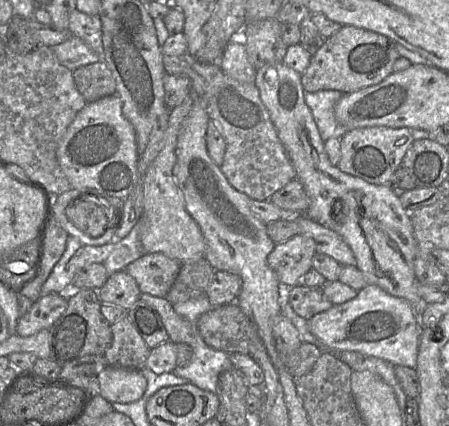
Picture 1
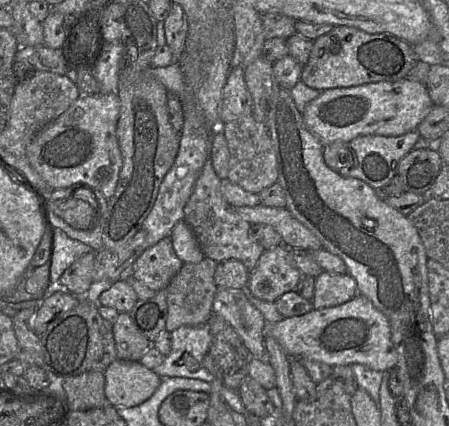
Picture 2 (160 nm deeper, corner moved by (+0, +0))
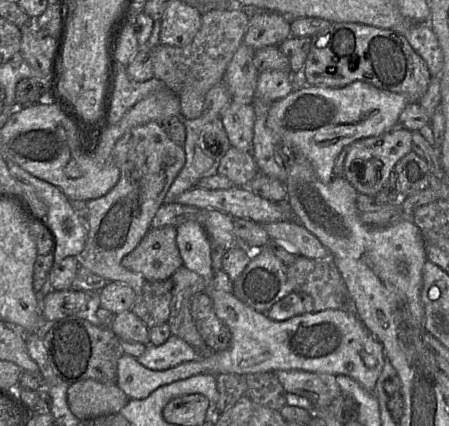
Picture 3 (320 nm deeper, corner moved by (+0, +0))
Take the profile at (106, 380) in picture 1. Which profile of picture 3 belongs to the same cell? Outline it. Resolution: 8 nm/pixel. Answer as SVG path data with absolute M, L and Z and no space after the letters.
M187 221L176 227L176 243L183 266L205 279L205 293L211 298L217 317L231 332L230 346L210 357L183 362L164 371L155 371L141 365L133 356L123 354L117 363L116 385L129 399L145 399L157 388L198 374L239 374L277 370L346 375L364 389L374 392L383 369L385 354L382 344L371 334L359 317L350 309L332 309L306 313L285 321L275 321L240 301L232 292L213 287L214 270L211 262L211 241L196 221Z

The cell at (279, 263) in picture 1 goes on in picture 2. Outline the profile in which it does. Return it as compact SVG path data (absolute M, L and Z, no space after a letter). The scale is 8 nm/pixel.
M281 244L261 254L250 271L246 291L260 300L275 302L284 293L296 290L302 277L291 260L290 248Z

